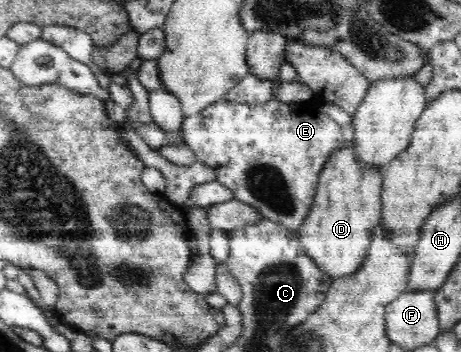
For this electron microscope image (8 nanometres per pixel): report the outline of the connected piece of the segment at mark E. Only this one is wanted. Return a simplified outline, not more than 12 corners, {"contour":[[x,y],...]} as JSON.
{"contour":[[217,101],[184,144],[291,232],[345,142],[321,110]]}

